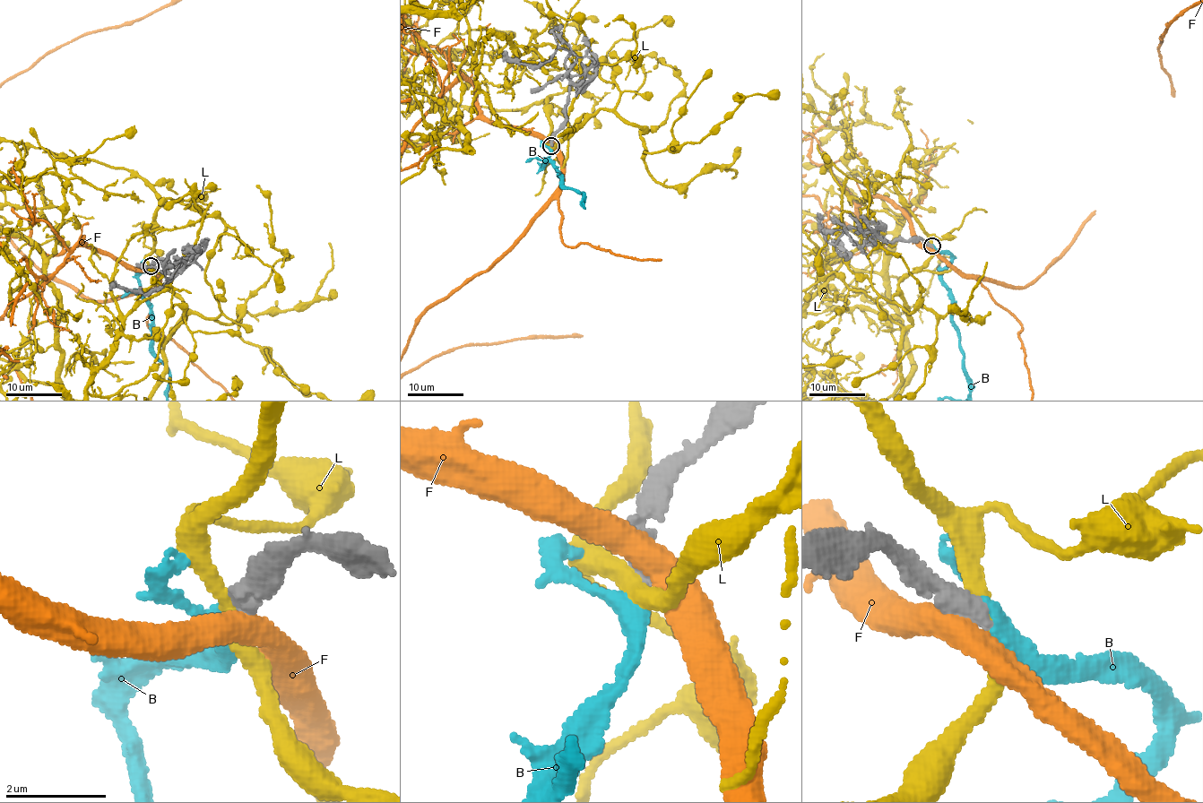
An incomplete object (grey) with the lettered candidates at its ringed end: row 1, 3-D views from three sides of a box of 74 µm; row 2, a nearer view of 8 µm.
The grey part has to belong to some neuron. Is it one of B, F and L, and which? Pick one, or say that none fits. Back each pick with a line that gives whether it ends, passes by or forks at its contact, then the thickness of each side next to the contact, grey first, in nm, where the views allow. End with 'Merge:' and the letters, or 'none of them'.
B: It passes by. Thickness 400 nm (grey) against 320 nm
Merge: B

